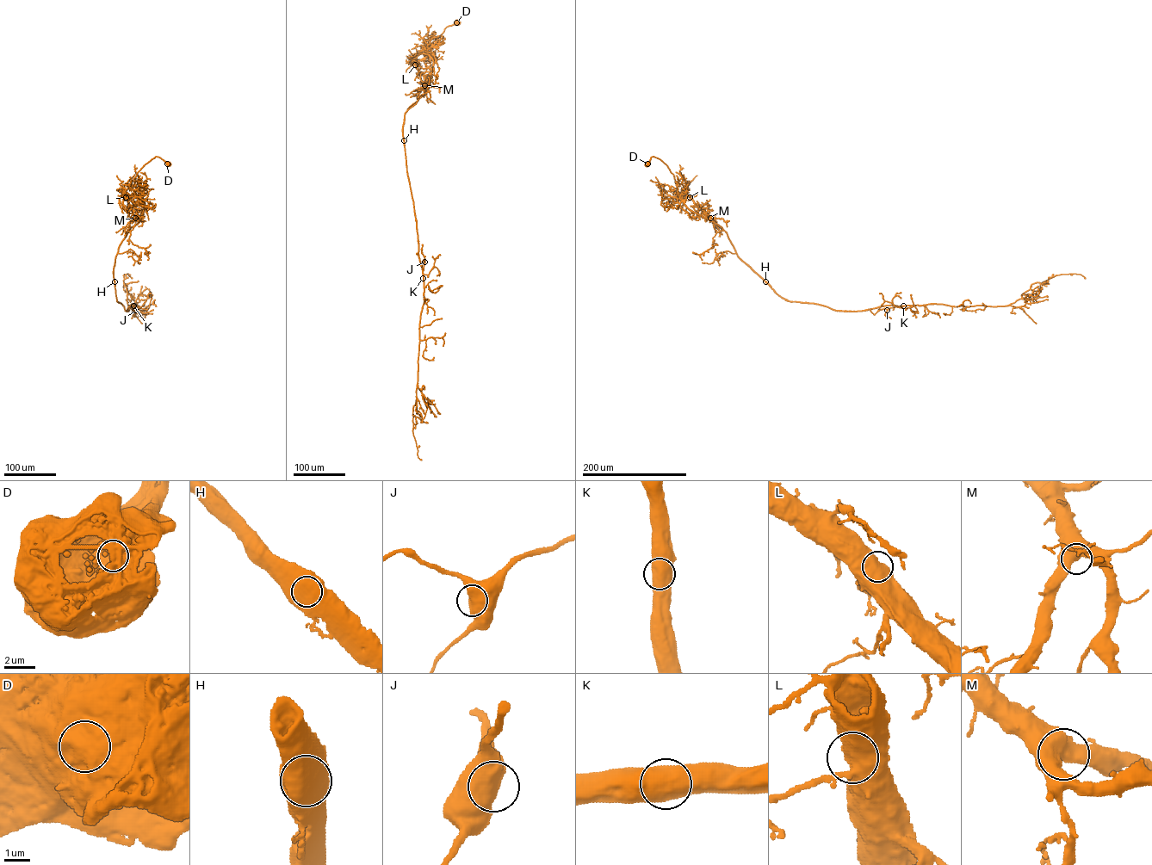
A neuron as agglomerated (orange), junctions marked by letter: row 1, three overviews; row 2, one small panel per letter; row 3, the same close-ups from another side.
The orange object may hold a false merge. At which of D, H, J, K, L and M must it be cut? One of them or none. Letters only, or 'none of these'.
none of these

